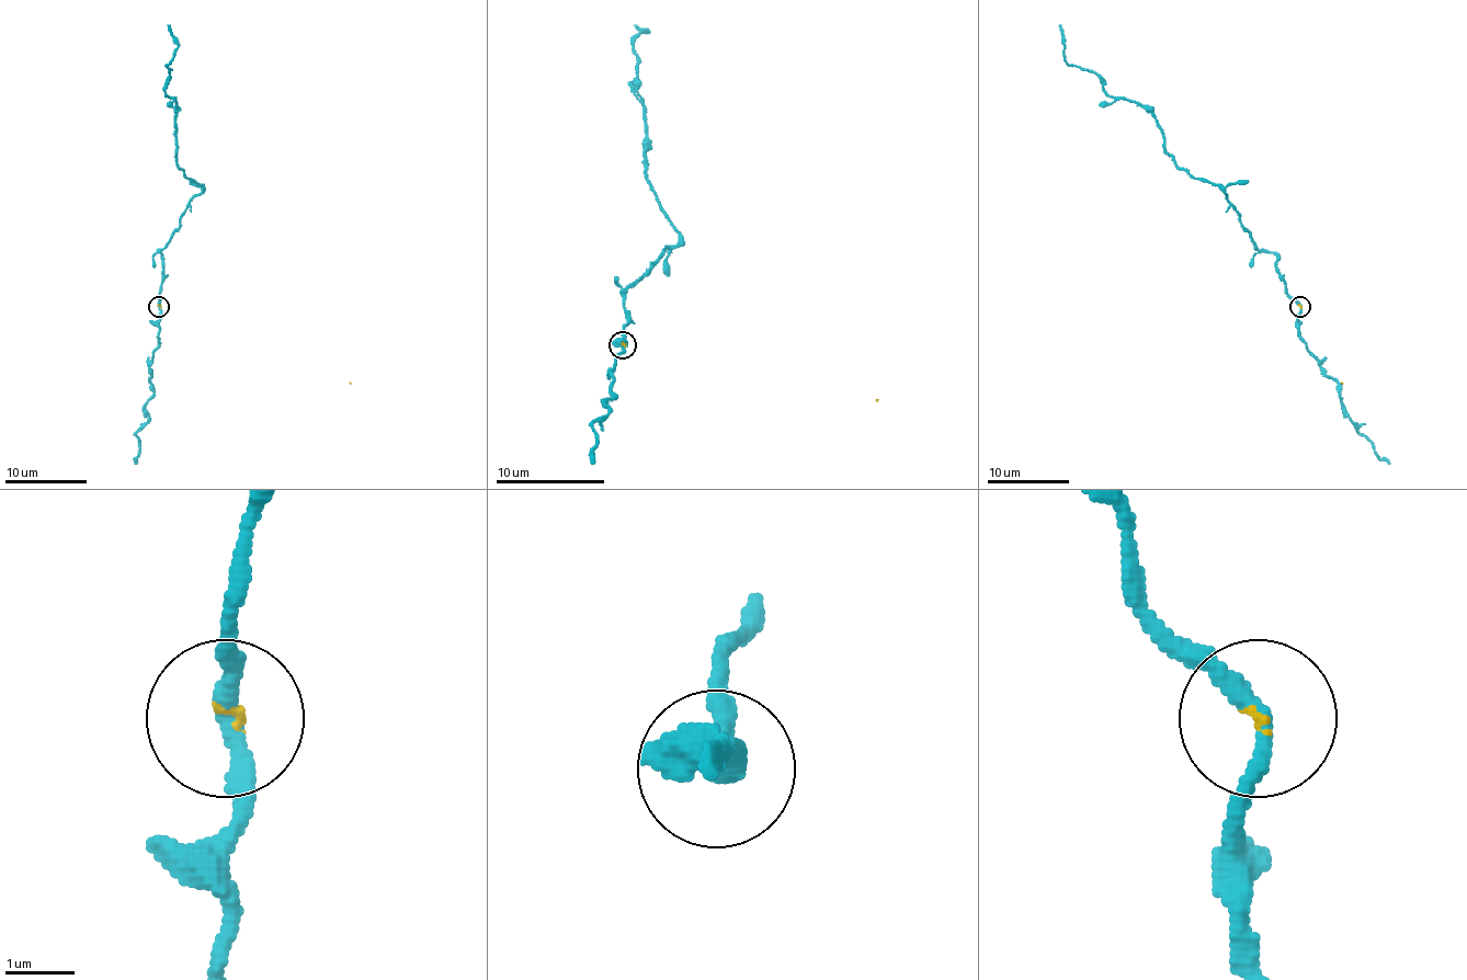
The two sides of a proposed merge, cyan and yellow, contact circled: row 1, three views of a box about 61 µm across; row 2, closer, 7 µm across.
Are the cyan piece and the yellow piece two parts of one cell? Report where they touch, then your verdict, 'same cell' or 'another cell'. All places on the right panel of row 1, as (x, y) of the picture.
place (1300, 306); same cell

